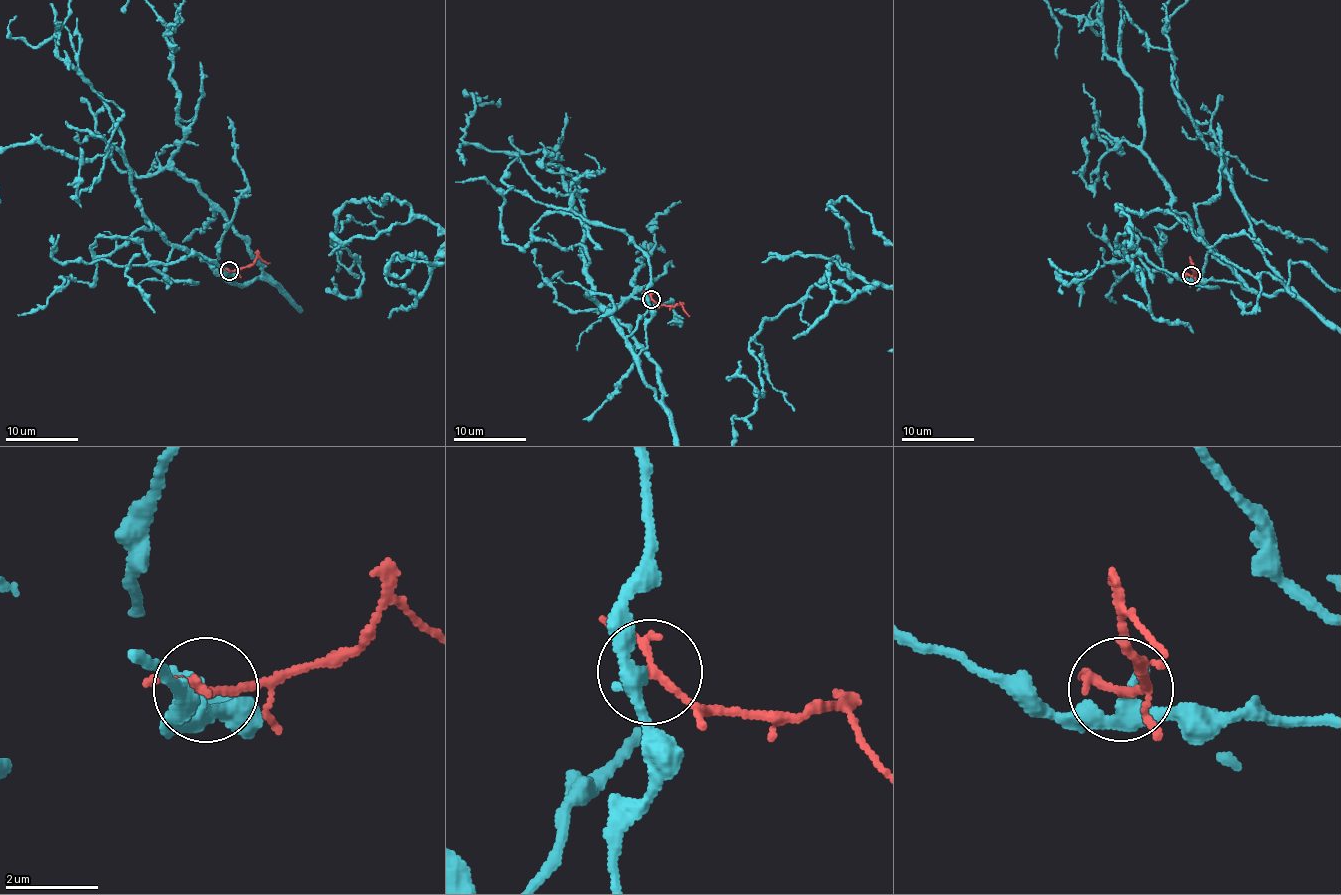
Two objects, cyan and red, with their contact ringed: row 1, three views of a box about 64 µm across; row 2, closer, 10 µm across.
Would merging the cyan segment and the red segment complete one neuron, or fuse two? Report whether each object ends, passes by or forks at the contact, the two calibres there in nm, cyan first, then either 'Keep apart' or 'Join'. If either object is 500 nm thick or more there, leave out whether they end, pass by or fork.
At the ring cyan passes by. At the ring red passes by. Thickness 320 nm (cyan) against 160 nm. Keep apart

